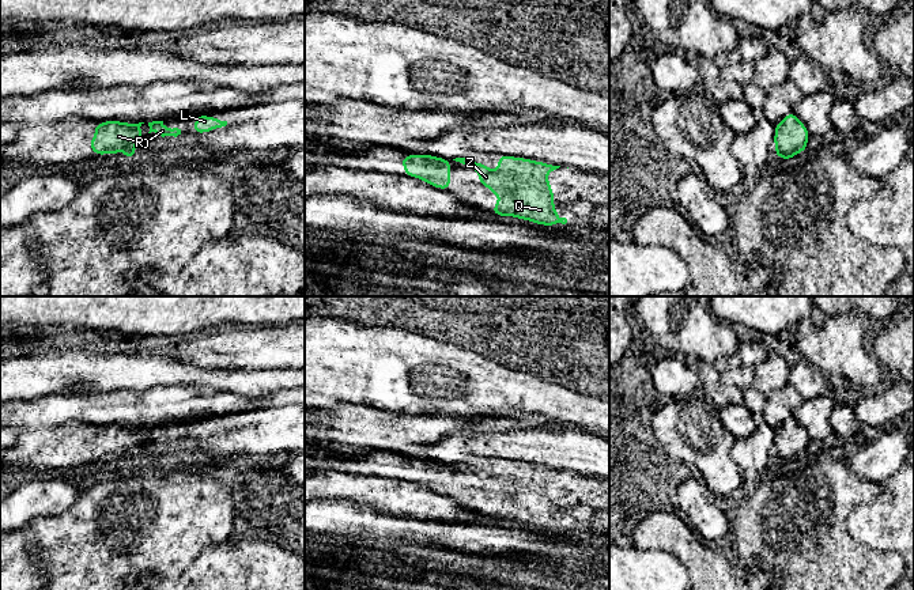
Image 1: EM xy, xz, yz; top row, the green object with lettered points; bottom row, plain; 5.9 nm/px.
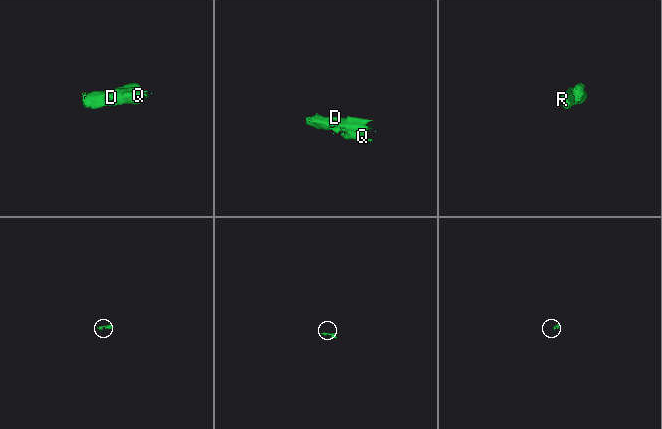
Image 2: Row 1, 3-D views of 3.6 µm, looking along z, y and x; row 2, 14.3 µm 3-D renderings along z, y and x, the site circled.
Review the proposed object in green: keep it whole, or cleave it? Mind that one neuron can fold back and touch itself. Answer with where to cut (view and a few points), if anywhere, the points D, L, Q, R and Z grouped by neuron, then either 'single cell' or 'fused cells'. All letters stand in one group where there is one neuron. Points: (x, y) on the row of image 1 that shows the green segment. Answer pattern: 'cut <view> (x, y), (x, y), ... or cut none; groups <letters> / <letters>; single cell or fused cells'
cut none; groups D L Q R Z; single cell

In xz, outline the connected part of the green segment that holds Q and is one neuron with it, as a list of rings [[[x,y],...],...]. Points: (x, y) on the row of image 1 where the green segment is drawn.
[[[499,155],[498,170],[492,171],[486,164],[467,158],[453,160],[475,169],[480,184],[501,197],[490,212],[549,227],[567,223],[566,218],[556,216],[554,192],[547,177],[560,166]]]

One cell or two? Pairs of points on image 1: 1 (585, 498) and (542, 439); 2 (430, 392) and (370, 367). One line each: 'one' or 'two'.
1: two
2: one

